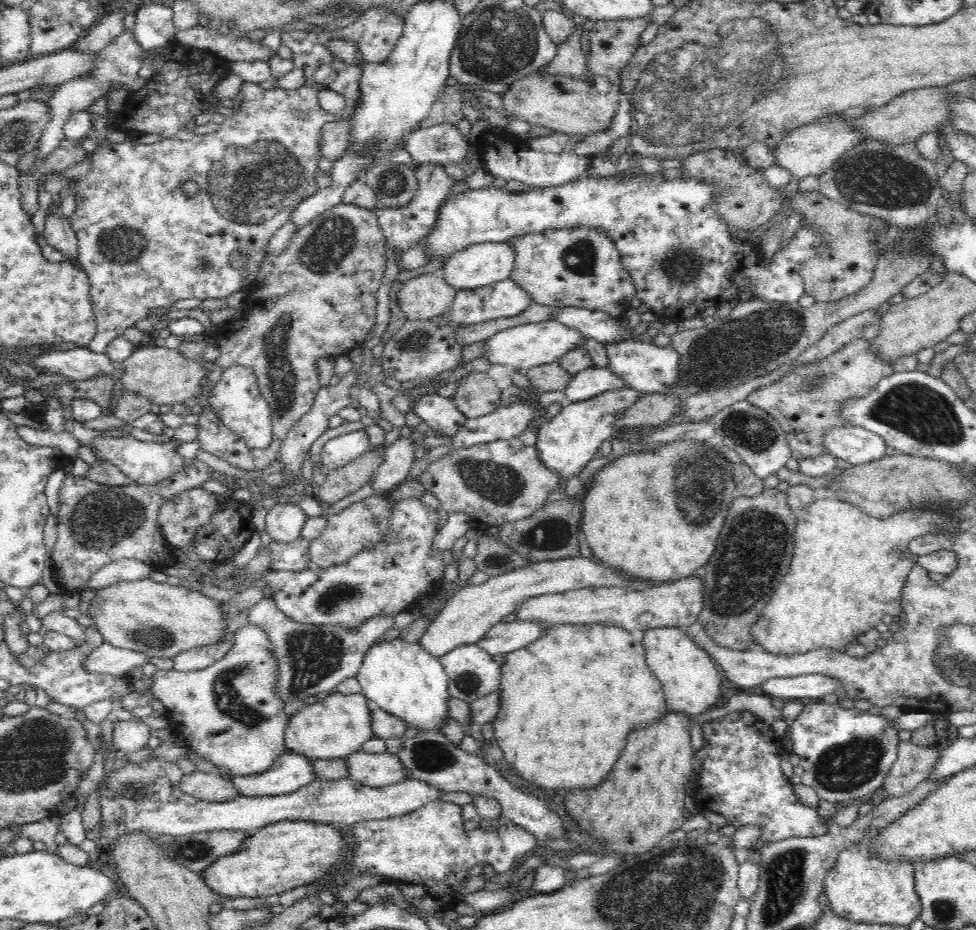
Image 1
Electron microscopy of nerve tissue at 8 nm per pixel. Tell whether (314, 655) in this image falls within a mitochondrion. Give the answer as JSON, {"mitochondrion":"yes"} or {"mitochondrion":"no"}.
{"mitochondrion":"yes"}

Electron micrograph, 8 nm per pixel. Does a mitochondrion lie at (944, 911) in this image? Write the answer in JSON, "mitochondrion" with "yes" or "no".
{"mitochondrion":"yes"}

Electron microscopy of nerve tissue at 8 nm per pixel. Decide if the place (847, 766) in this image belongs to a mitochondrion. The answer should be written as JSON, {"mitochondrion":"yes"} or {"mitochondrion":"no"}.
{"mitochondrion":"yes"}

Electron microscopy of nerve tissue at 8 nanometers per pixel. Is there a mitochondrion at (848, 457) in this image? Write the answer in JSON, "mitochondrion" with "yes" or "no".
{"mitochondrion":"no"}

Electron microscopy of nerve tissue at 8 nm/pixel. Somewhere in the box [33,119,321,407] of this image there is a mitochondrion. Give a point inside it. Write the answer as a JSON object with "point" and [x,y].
{"point":[252,189]}

